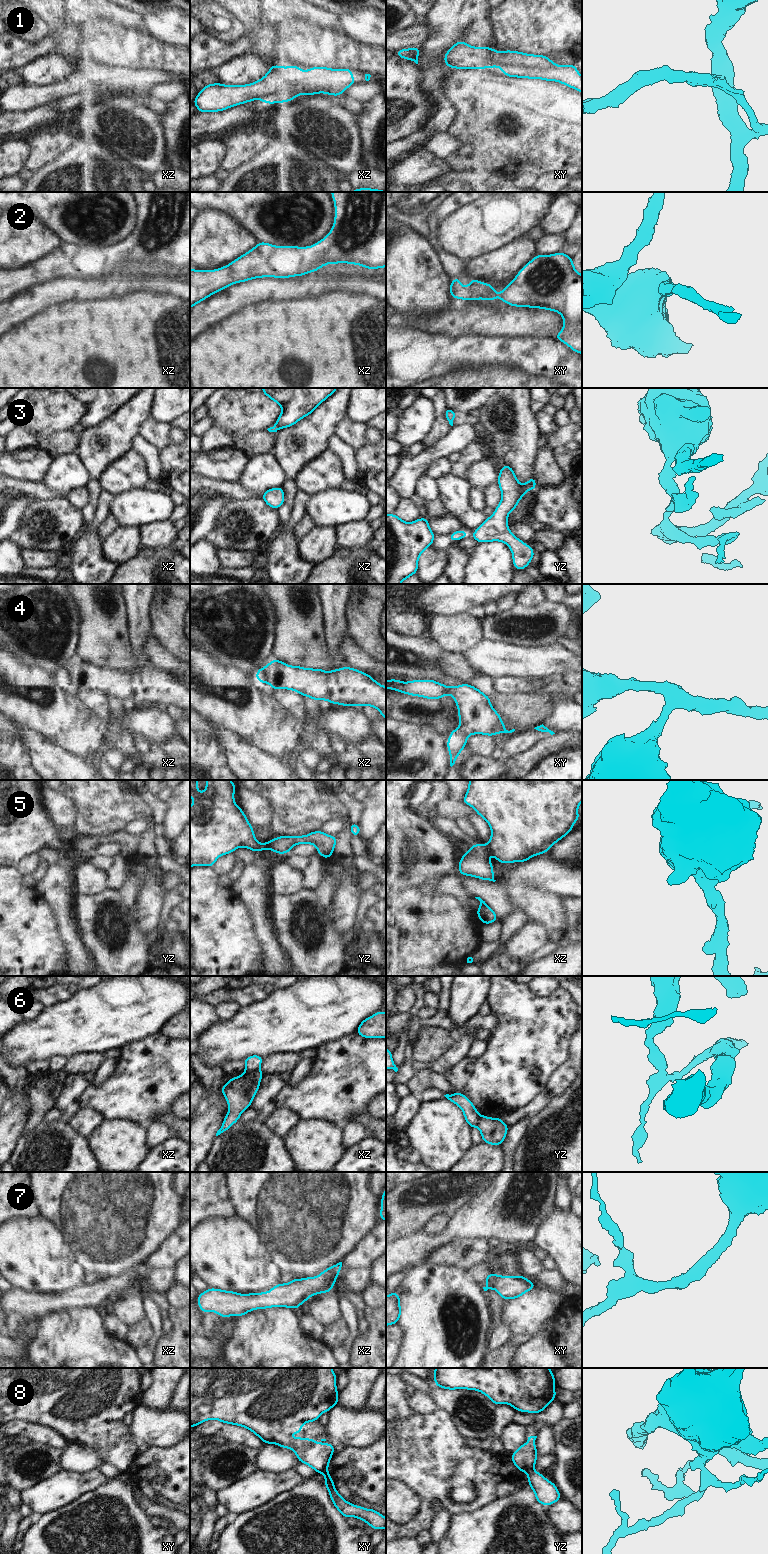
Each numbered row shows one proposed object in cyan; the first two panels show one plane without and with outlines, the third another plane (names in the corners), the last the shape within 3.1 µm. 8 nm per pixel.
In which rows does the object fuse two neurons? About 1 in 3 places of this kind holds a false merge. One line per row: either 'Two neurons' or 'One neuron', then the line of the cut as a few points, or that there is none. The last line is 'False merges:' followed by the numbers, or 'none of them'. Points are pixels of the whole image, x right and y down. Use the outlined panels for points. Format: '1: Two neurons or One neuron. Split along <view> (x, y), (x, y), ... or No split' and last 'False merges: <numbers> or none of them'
1: One neuron. No split
2: One neuron. No split
3: Two neurons. Split along yz (424, 519), (427, 522)
4: Two neurons. Split along xz (267, 667), (268, 673), (264, 681)
5: Two neurons. Split along yz (261, 844), (256, 851)
6: Two neurons. Split along xz (258, 1067), (252, 1071), (245, 1071)
7: One neuron. No split
8: Two neurons. Split along yz (532, 1467), (526, 1472)
False merges: 3, 4, 5, 6, 8.

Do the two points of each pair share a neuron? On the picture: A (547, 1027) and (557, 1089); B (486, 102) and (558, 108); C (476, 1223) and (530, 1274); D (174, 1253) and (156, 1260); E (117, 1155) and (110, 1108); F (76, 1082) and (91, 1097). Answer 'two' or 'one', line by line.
A: two
B: one
C: two
D: one
E: two
F: two

